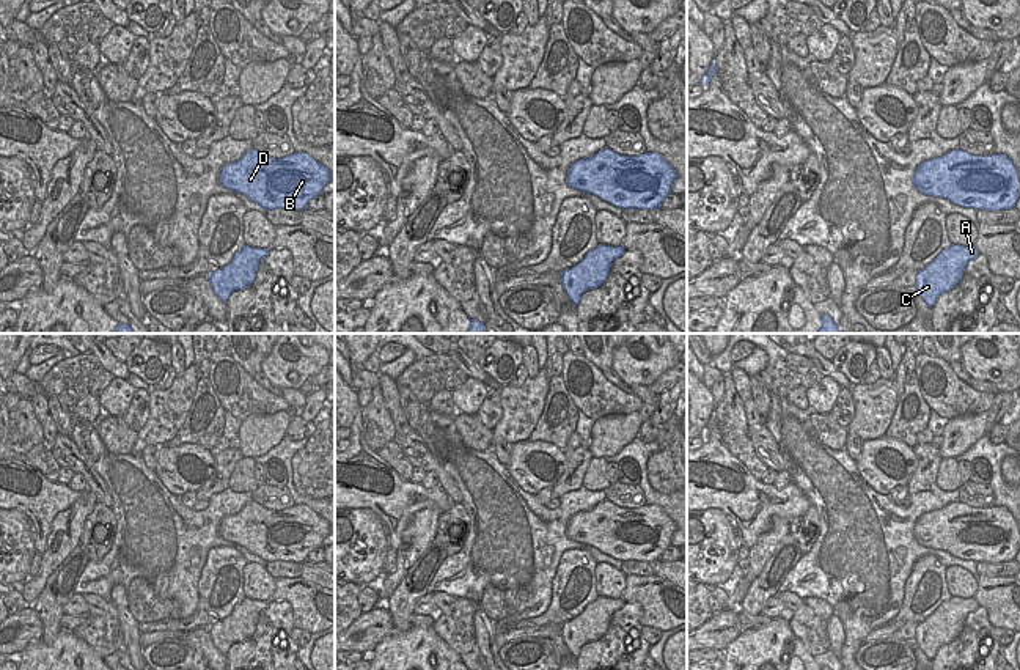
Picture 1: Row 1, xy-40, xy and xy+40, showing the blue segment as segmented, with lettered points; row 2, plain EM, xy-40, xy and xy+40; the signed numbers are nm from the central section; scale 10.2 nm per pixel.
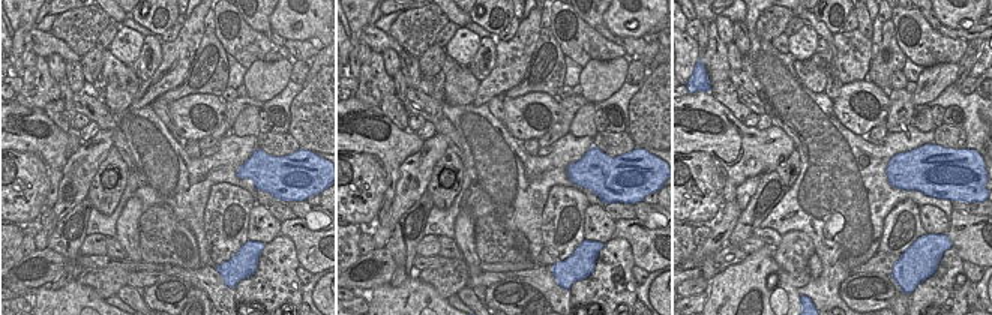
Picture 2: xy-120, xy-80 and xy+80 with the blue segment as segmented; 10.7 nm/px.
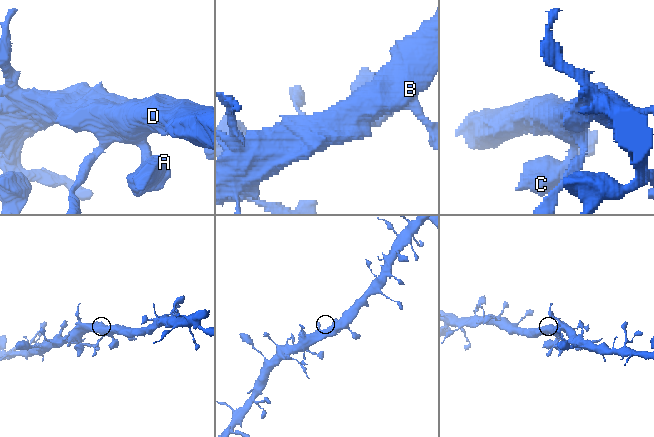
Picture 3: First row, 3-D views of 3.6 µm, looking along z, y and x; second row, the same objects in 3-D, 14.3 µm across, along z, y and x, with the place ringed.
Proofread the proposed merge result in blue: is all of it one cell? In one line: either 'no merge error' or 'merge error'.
merge error

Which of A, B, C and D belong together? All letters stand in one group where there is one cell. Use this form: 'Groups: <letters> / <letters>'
Groups: A C / B D.

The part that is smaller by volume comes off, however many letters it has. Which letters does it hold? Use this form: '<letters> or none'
A, C

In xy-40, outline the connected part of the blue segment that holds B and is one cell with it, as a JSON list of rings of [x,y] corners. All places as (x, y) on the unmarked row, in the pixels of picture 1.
[[[251,500],[240,513],[225,517],[218,533],[266,563],[302,563],[310,552],[322,547],[330,524],[306,505],[272,511]]]

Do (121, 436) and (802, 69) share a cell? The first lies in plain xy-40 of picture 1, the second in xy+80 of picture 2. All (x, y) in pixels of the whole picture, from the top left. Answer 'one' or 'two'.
one

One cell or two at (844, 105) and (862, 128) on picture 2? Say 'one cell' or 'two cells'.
one cell

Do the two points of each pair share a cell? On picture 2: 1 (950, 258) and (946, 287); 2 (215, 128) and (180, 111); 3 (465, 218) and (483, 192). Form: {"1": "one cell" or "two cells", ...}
{"1": "one cell", "2": "one cell", "3": "two cells"}

